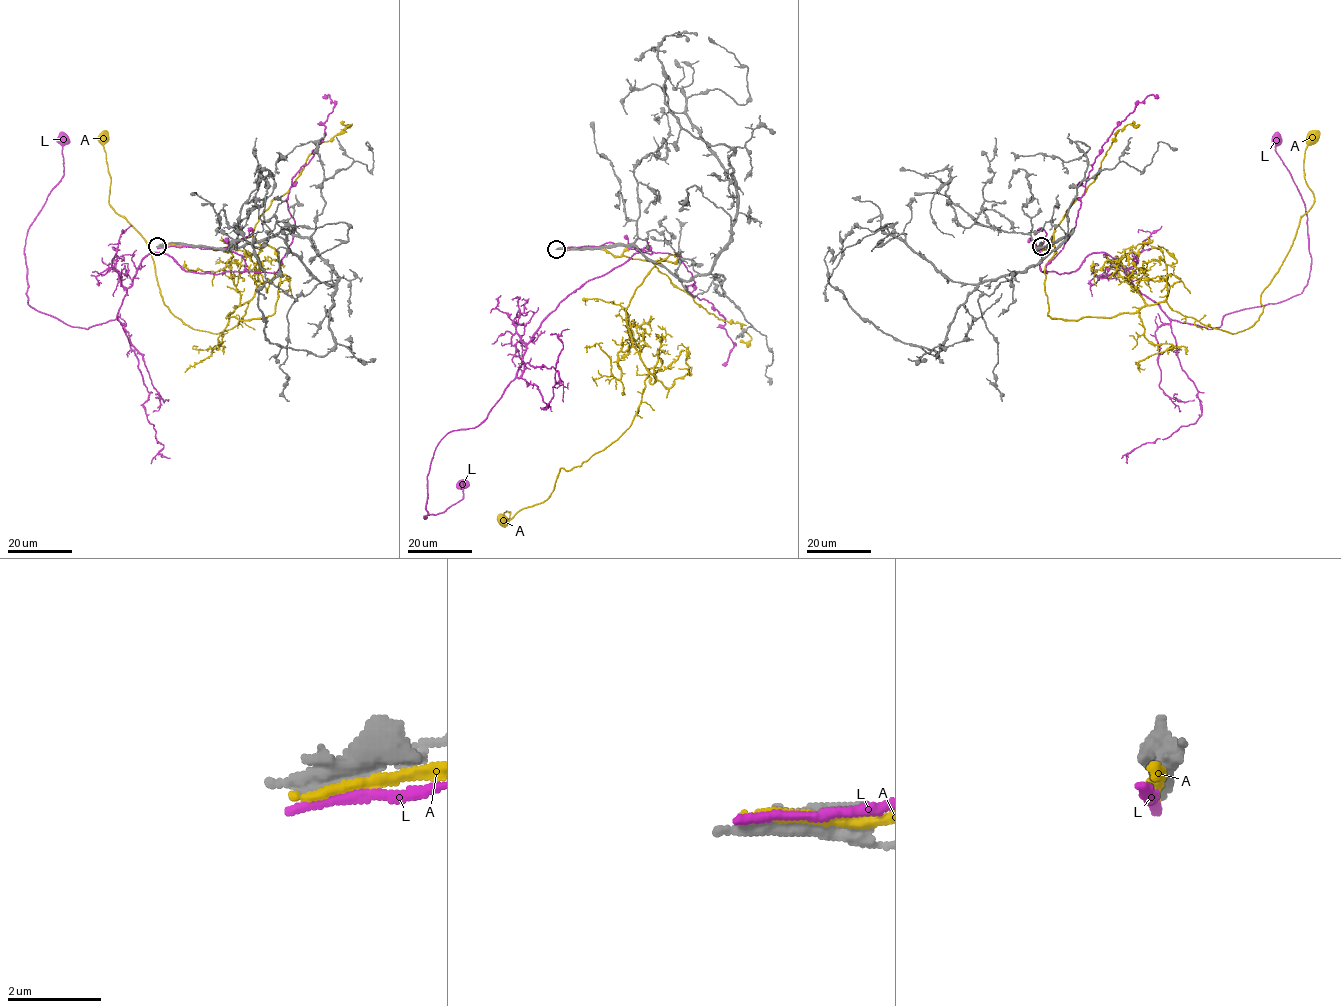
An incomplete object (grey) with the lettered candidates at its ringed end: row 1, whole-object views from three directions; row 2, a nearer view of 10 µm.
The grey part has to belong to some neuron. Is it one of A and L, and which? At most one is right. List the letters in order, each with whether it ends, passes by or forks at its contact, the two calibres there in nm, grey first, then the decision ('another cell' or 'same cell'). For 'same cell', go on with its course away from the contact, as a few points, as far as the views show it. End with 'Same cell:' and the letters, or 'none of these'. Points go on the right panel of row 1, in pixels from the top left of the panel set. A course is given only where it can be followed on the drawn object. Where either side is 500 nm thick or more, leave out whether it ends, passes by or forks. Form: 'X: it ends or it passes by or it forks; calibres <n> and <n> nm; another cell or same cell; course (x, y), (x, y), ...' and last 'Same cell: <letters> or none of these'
A: calibres 500 and 240 nm; another cell
L: calibres 550 and 240 nm; another cell
Same cell: none of these

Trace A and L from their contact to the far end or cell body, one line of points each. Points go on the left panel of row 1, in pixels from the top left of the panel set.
A: (161, 246), (268, 244), (275, 311), (226, 317), (240, 305), (218, 333), (170, 311), (109, 203), (104, 138)
L: (160, 247), (245, 269), (152, 252), (88, 329), (29, 306), (26, 232), (61, 141)

